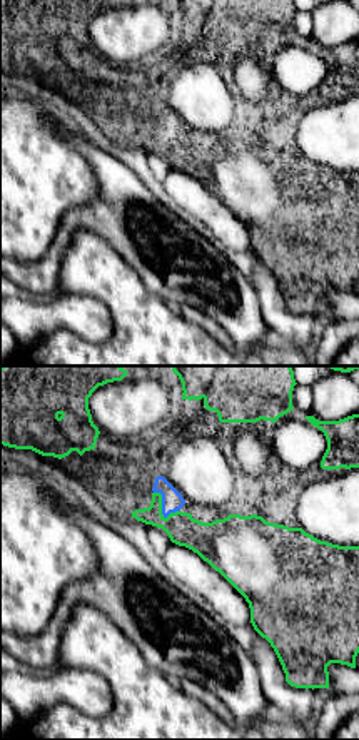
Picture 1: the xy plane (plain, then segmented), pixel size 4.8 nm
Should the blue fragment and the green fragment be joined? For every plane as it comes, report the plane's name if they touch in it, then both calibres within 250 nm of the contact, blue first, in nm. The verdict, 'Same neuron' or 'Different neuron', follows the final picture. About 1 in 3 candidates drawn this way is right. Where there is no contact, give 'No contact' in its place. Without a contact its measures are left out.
Touches blue in xy. Thickness 100 nm (blue) against 160 nm

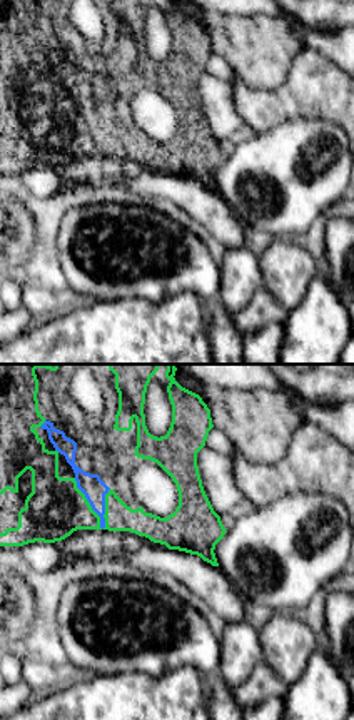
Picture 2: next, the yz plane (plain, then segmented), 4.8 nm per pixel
Touches blue in yz. Thickness 110 nm (blue) against 280 nm

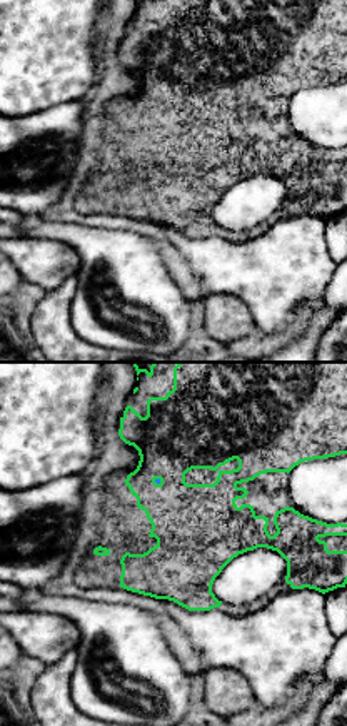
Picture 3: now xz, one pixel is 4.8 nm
Touches blue in xz. Thickness 20 nm (blue) against 360 nm

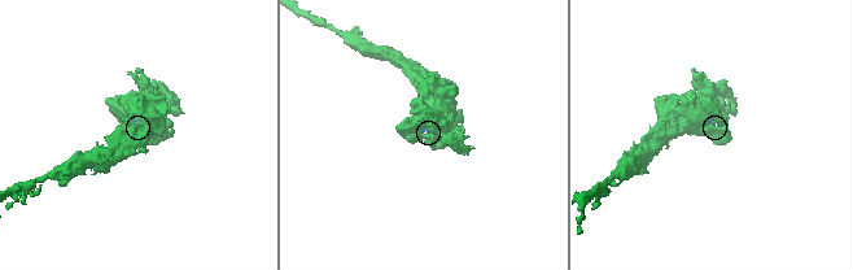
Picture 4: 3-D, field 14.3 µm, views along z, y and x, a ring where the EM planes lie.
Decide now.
Same neuron

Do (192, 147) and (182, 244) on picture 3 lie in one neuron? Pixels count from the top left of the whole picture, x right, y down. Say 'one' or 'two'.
two

